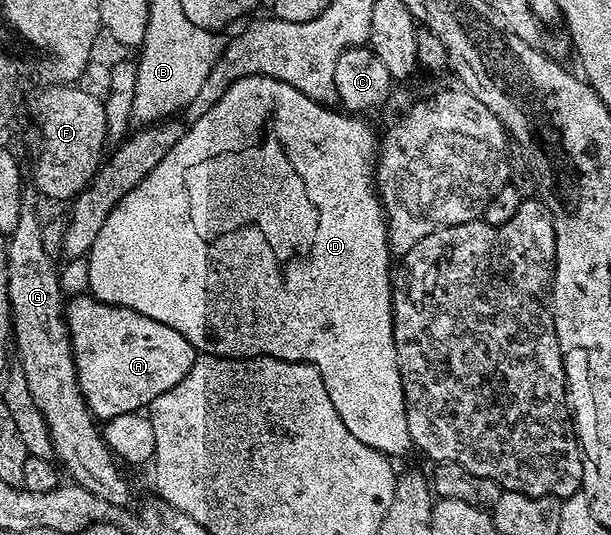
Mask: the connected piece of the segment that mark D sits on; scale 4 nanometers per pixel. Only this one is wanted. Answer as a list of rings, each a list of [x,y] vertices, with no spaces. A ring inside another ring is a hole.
[[[249,75],[231,83],[224,97],[220,97],[220,101],[216,101],[216,105],[200,117],[200,121],[187,126],[180,141],[164,153],[160,165],[156,165],[156,169],[152,169],[152,173],[148,173],[136,189],[128,192],[114,206],[88,252],[88,291],[102,303],[130,307],[136,313],[144,313],[144,317],[152,317],[152,321],[160,321],[176,329],[176,333],[183,335],[194,346],[195,352],[204,355],[223,355],[225,359],[269,357],[289,363],[310,363],[320,373],[324,389],[328,389],[328,397],[332,397],[332,405],[336,405],[336,413],[340,413],[340,421],[348,425],[348,433],[381,455],[395,457],[411,450],[412,444],[400,369],[396,365],[390,242],[386,236],[382,201],[374,186],[376,137],[374,141],[374,131],[362,120],[365,118],[334,110],[338,109],[312,101],[304,97],[300,89],[292,89],[292,85],[267,75]]]

